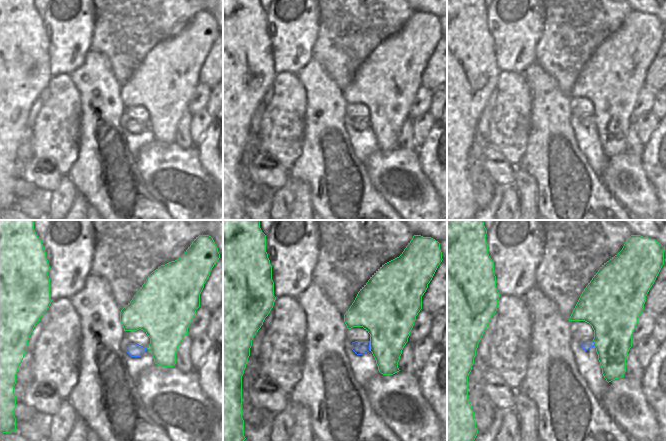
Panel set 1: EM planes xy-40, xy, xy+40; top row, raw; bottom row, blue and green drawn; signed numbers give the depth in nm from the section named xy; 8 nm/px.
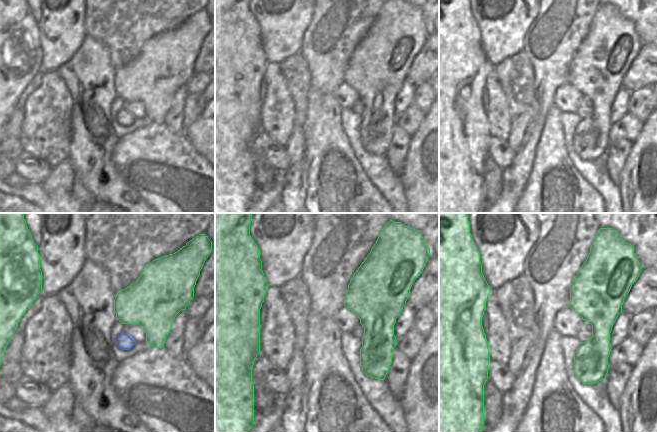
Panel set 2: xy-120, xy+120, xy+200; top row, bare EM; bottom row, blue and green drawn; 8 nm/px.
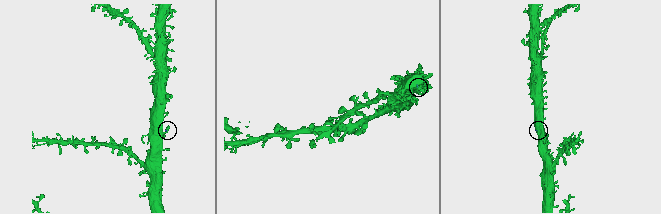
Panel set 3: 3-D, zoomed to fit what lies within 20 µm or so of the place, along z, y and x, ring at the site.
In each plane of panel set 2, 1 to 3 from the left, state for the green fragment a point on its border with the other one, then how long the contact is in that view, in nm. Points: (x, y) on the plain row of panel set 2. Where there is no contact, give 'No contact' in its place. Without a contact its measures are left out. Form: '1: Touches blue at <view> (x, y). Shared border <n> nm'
1: No contact
2: No contact
3: No contact.

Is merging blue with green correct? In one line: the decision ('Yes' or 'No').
No.

